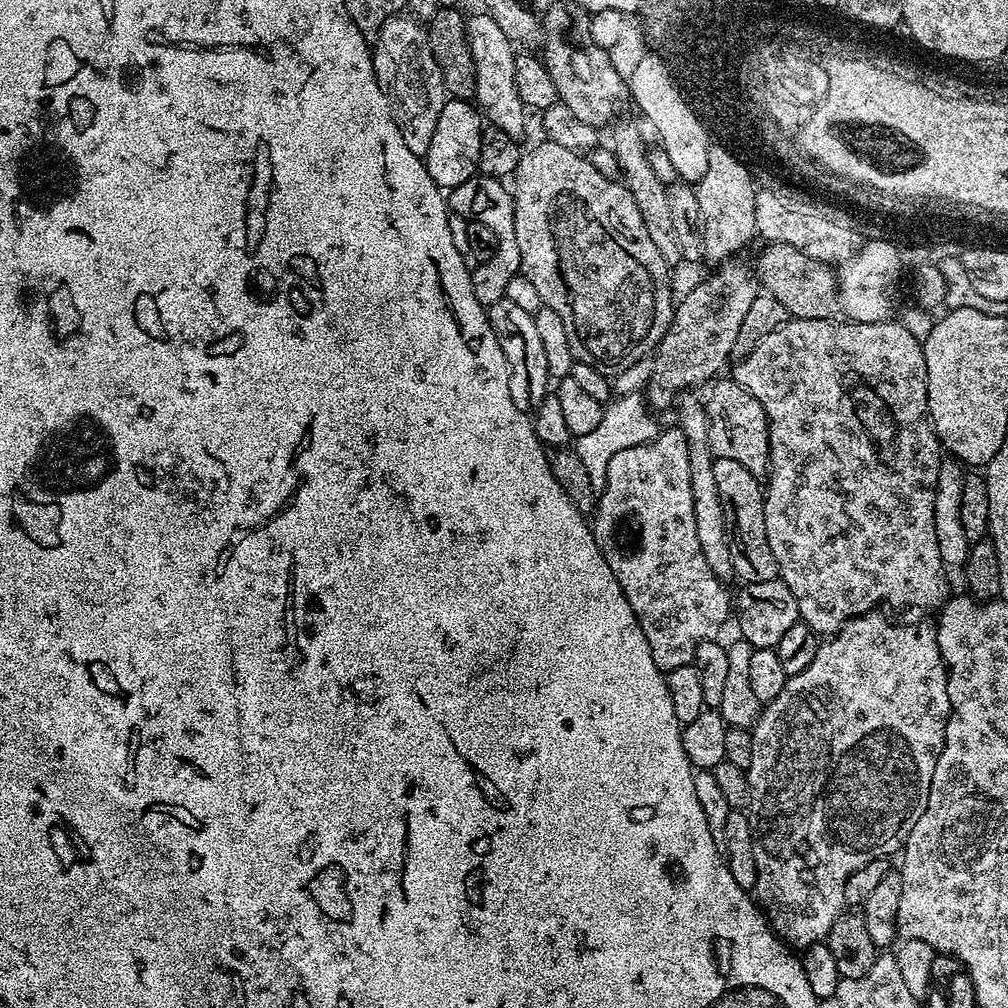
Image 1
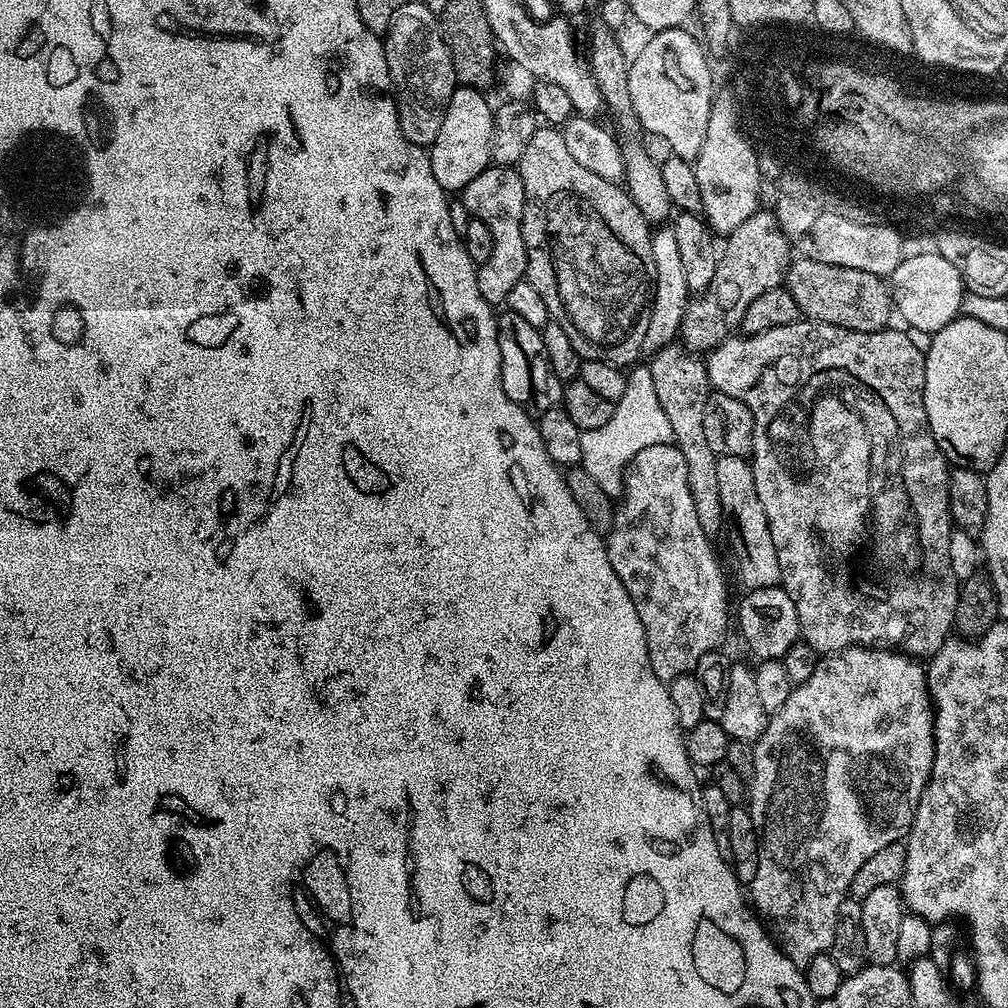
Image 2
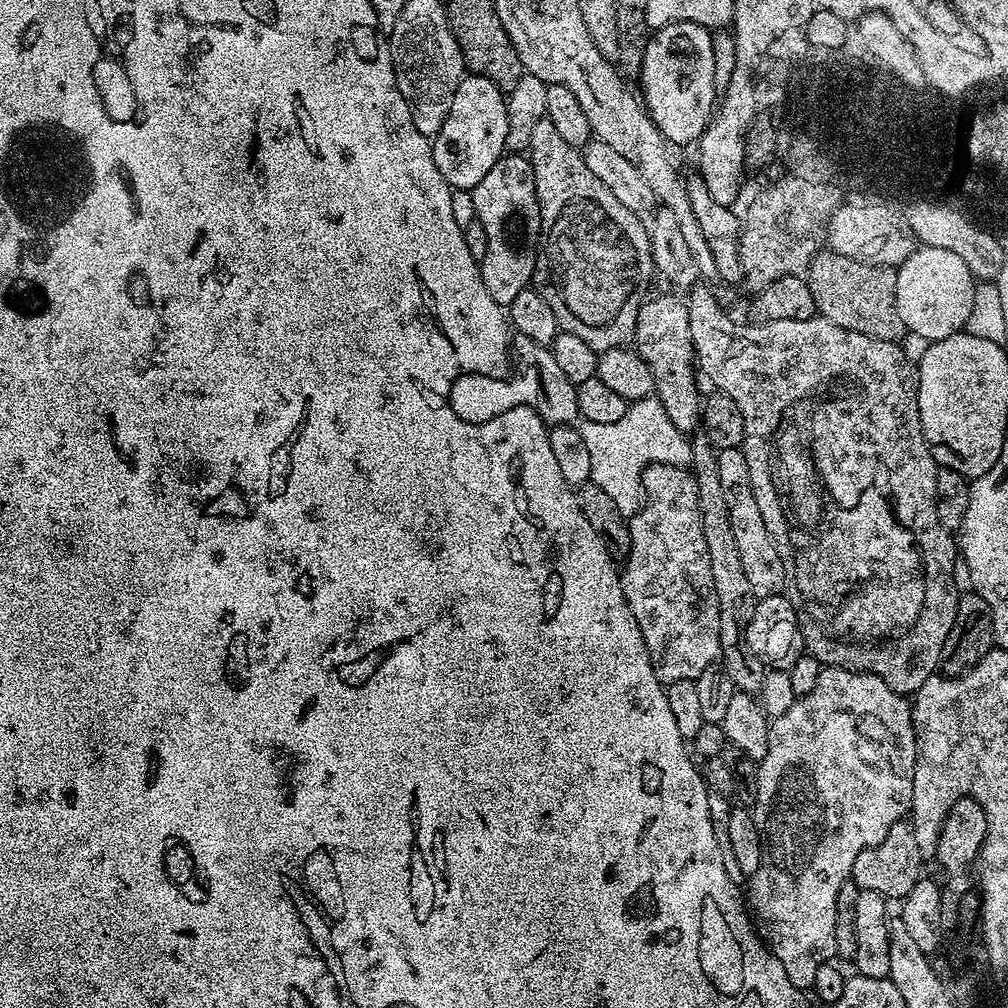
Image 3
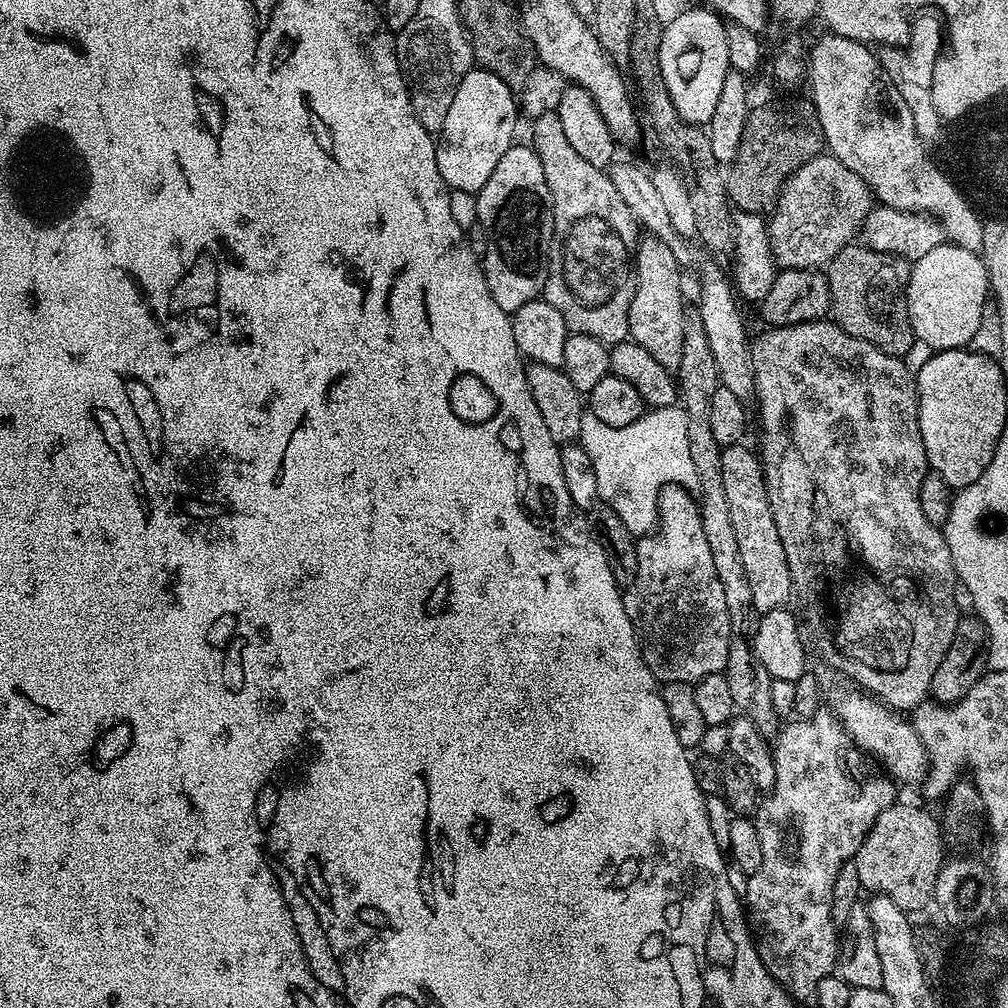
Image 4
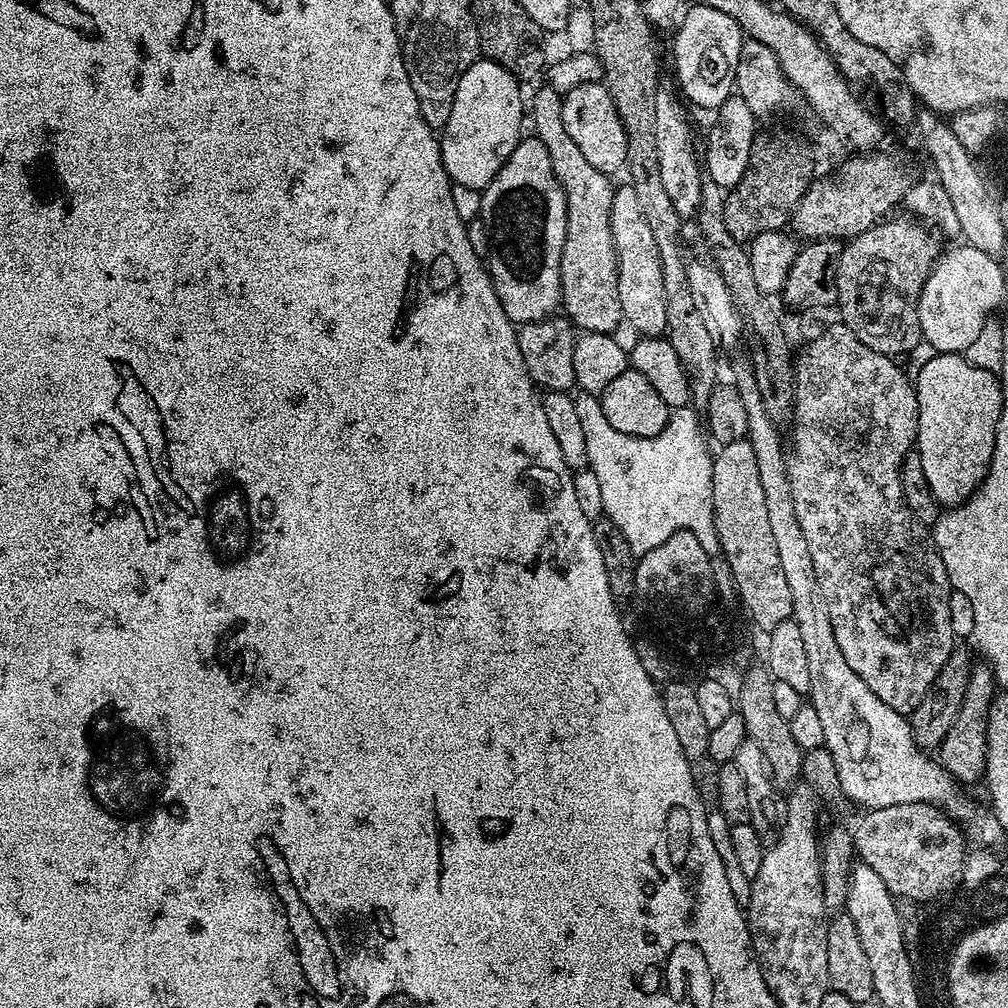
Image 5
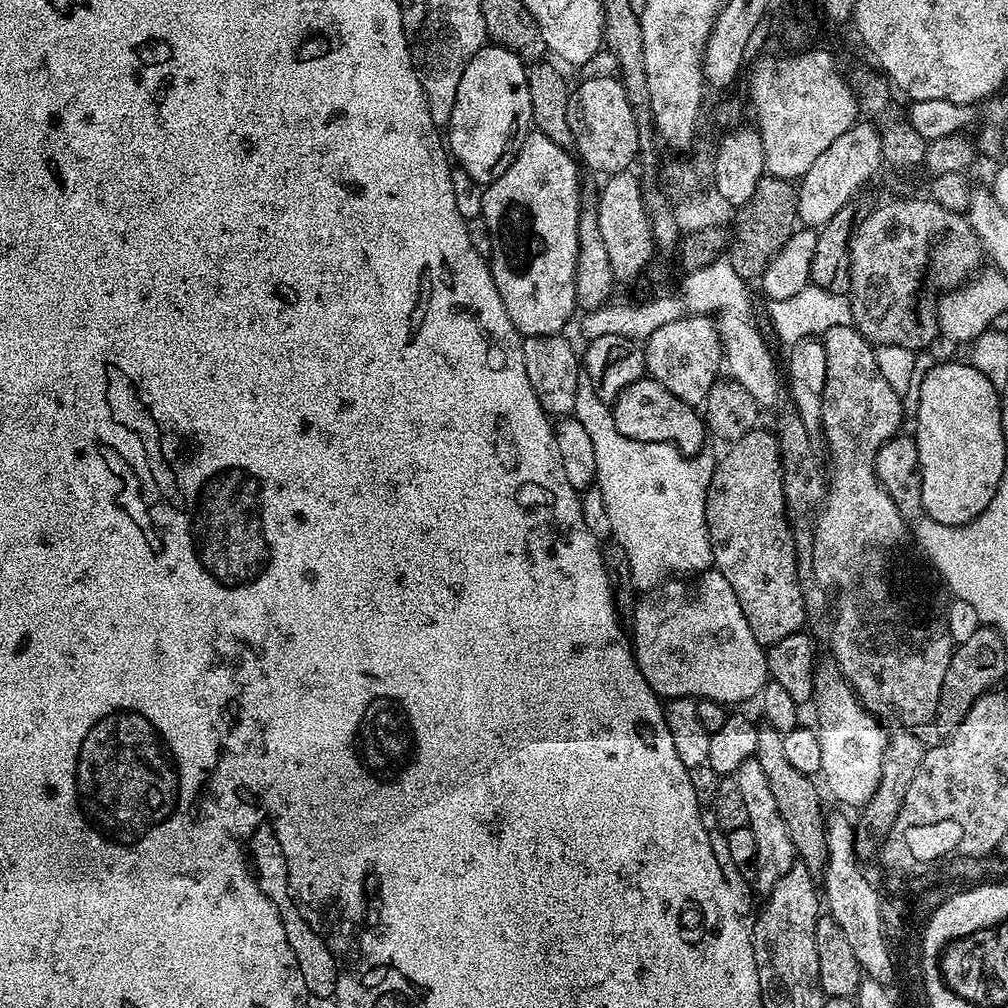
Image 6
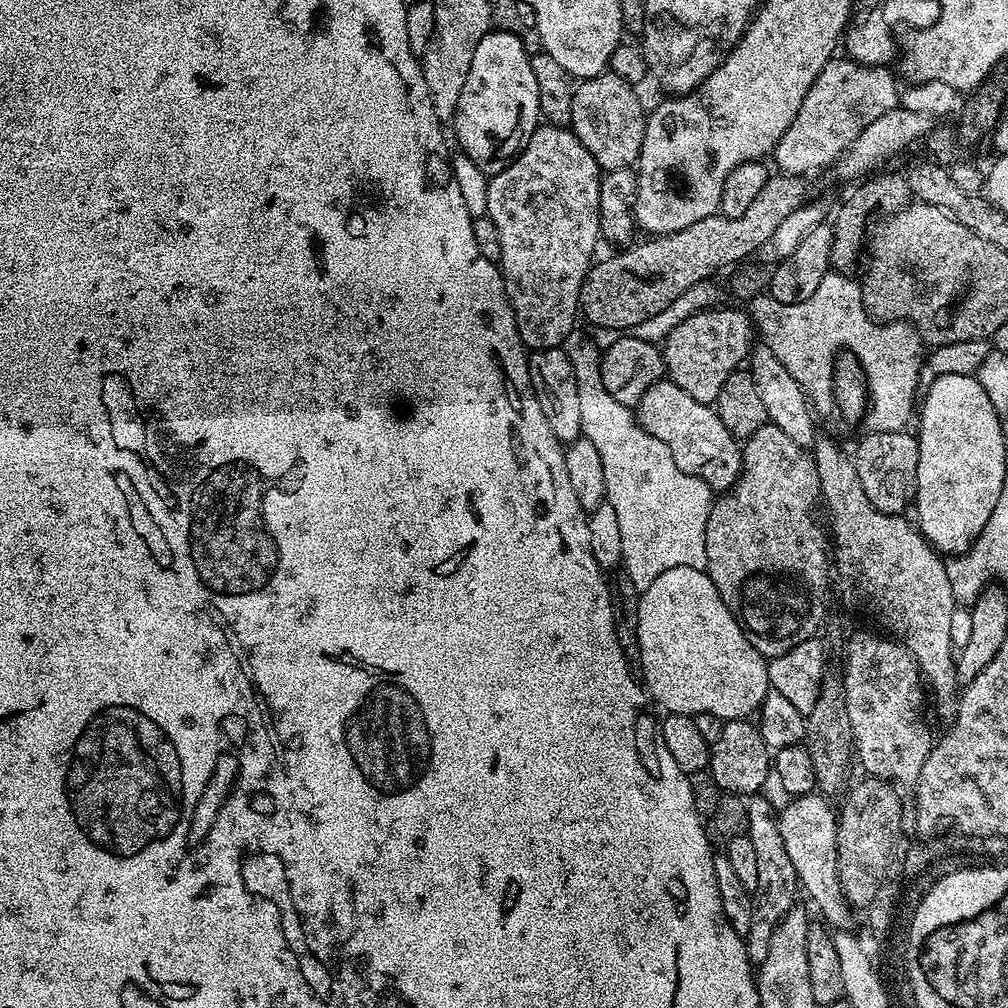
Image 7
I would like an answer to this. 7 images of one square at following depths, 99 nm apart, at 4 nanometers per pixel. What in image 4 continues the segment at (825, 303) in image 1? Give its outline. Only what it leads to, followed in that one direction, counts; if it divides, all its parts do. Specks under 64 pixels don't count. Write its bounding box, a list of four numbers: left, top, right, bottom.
[826,242,914,357]

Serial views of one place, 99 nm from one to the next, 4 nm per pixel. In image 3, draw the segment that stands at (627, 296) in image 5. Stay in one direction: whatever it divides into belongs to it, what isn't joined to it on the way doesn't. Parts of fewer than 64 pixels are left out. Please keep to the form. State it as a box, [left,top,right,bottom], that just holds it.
[634,295,702,434]

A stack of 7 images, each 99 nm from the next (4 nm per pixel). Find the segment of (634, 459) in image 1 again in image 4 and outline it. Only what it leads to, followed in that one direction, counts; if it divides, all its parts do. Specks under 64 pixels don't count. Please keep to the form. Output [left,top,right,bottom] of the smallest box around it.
[623,484,730,686]

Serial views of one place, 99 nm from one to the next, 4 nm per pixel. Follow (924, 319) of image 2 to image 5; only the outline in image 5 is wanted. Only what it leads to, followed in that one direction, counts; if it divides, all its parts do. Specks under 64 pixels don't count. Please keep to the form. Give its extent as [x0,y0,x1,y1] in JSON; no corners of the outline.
[918,244,1006,354]

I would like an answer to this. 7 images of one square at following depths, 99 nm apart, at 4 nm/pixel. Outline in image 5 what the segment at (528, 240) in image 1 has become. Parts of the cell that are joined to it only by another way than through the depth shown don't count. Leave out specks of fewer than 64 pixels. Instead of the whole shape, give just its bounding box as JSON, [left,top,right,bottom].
[530,86,621,333]

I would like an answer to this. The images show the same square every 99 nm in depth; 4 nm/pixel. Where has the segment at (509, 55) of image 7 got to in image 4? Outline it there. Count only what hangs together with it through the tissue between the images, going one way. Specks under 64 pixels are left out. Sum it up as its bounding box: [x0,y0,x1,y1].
[436,66,518,194]

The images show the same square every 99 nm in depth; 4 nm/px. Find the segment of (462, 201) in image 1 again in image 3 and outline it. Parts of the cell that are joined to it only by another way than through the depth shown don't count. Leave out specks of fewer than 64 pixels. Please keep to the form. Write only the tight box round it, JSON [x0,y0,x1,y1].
[471,154,542,306]

